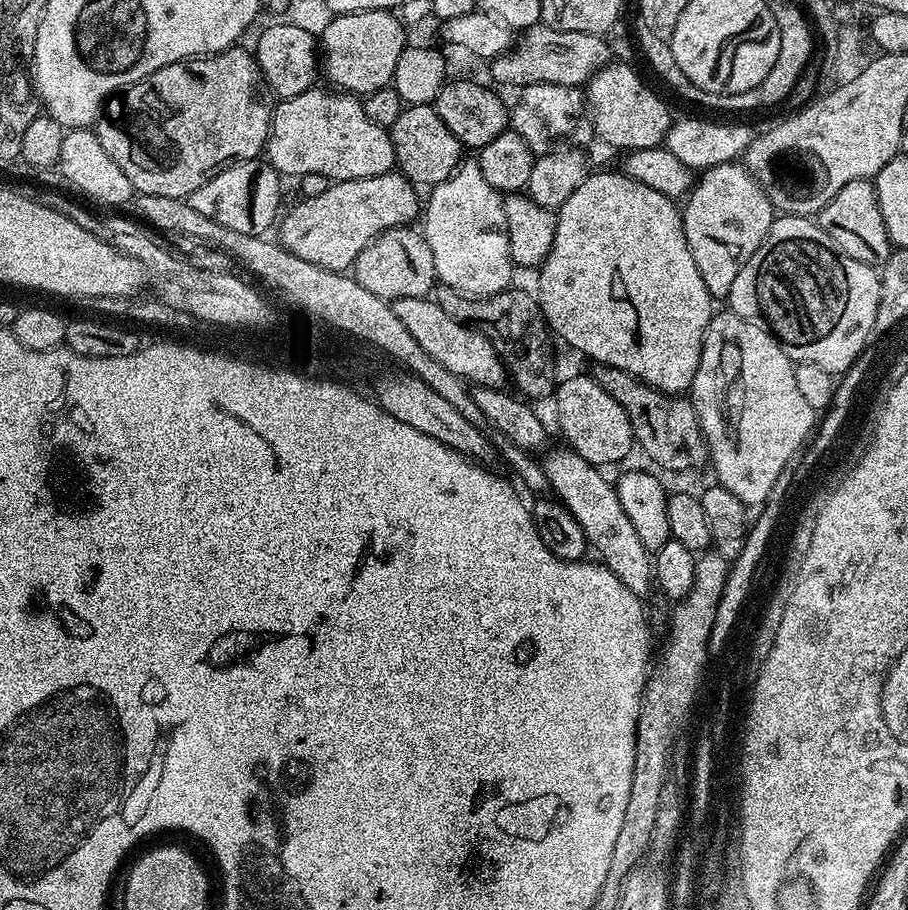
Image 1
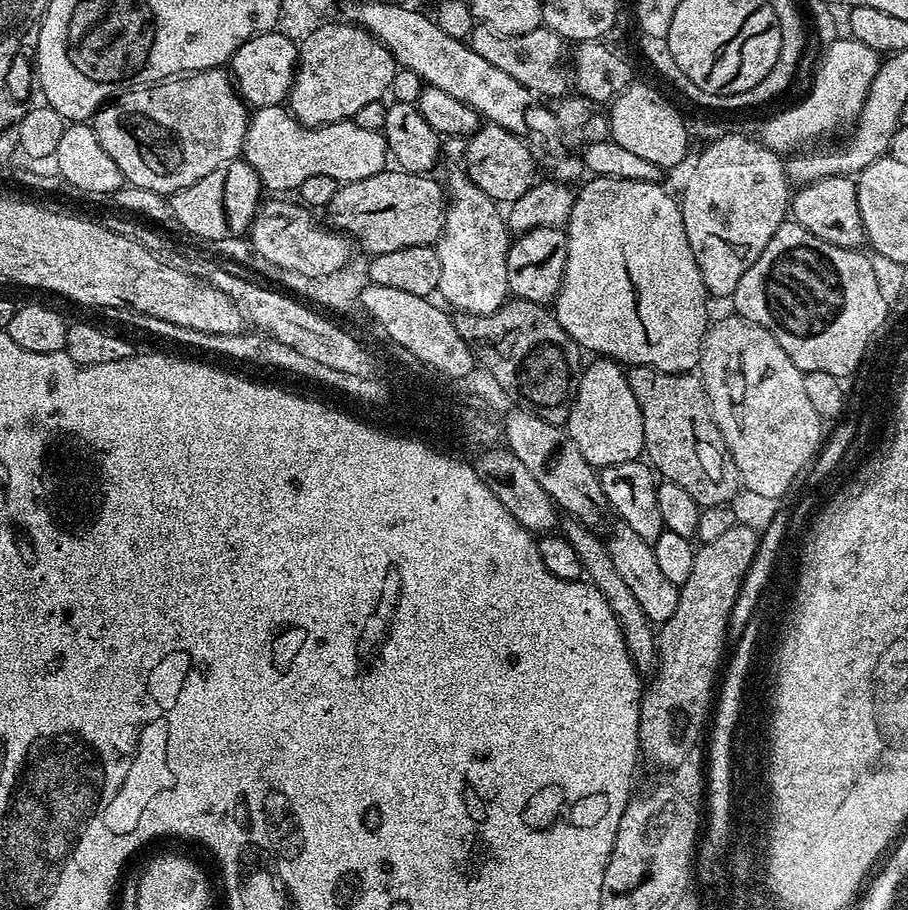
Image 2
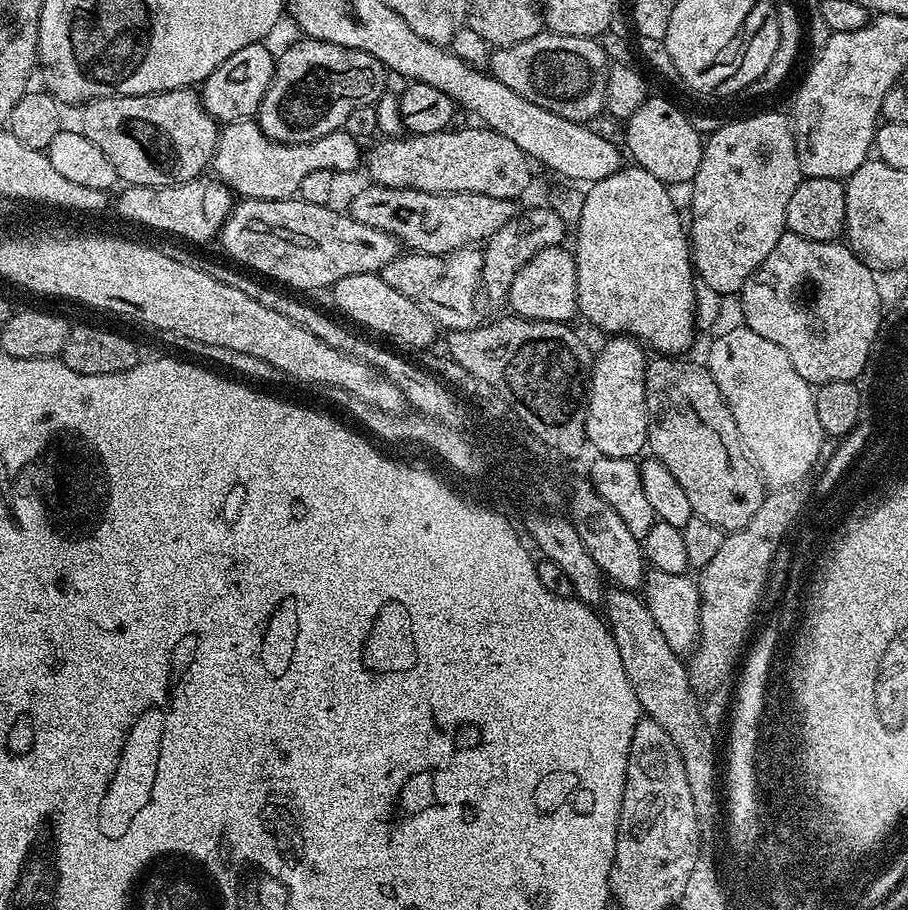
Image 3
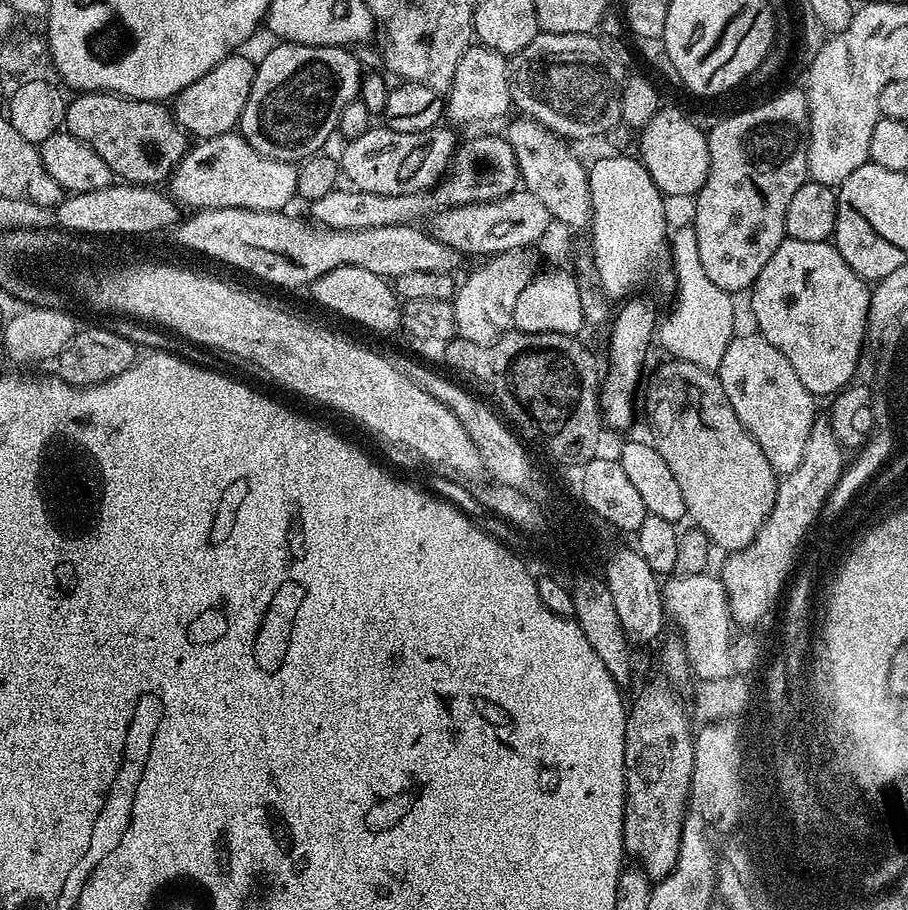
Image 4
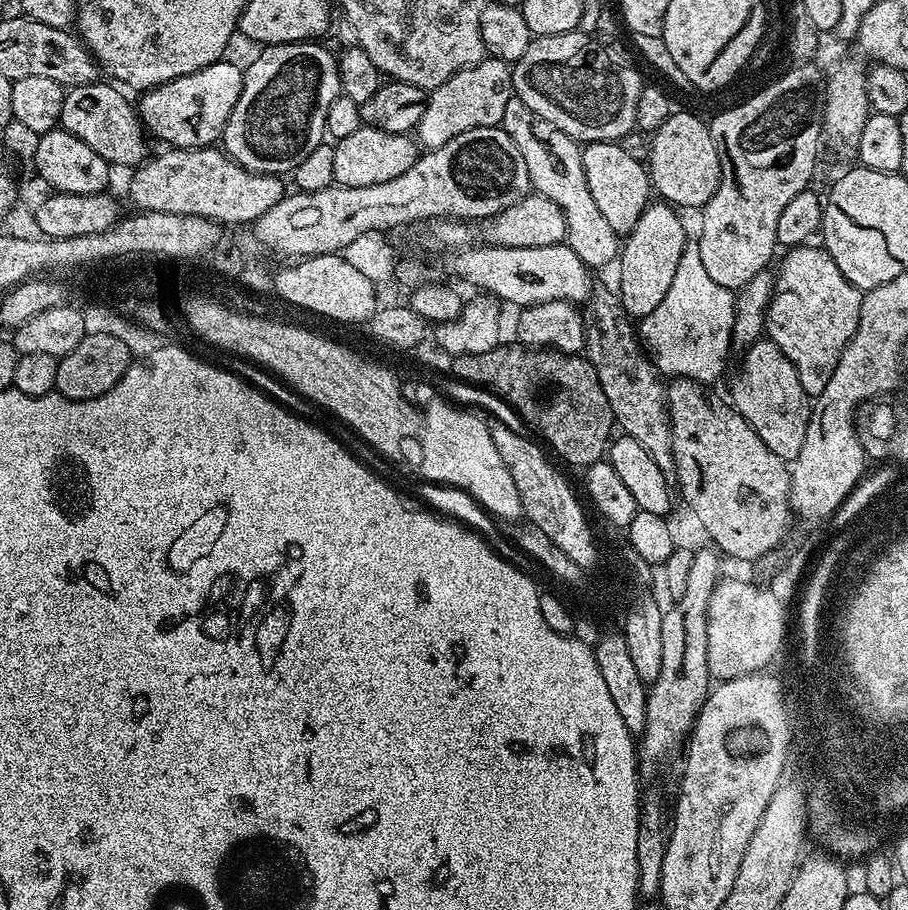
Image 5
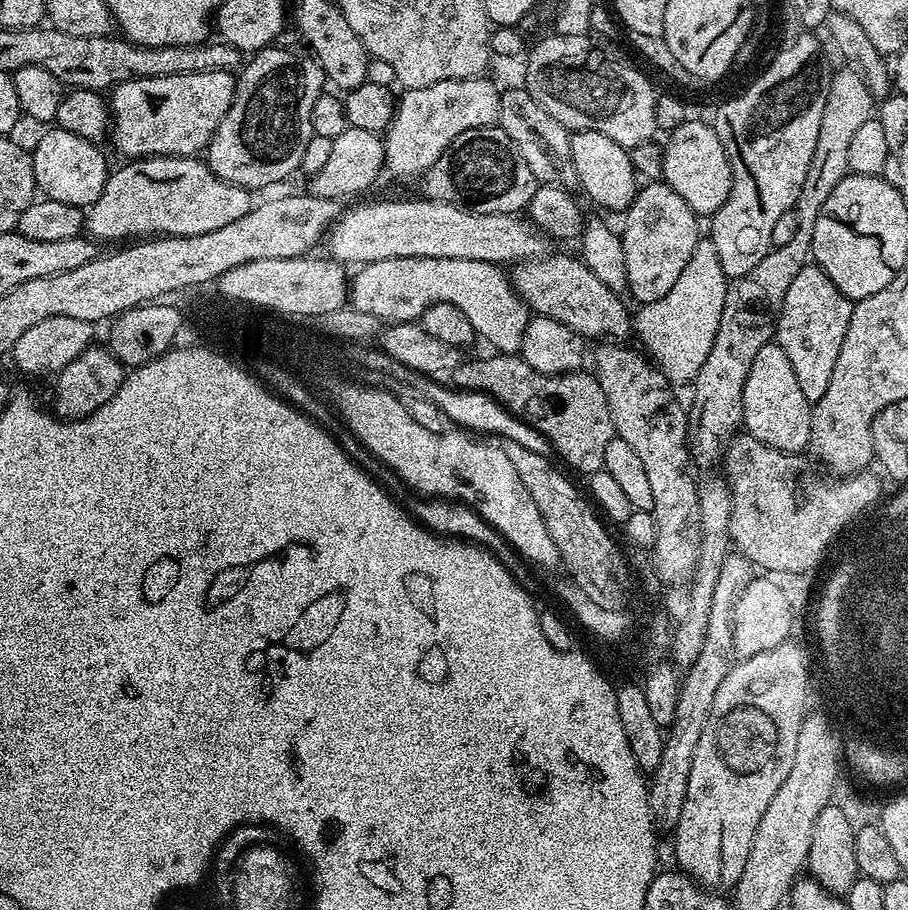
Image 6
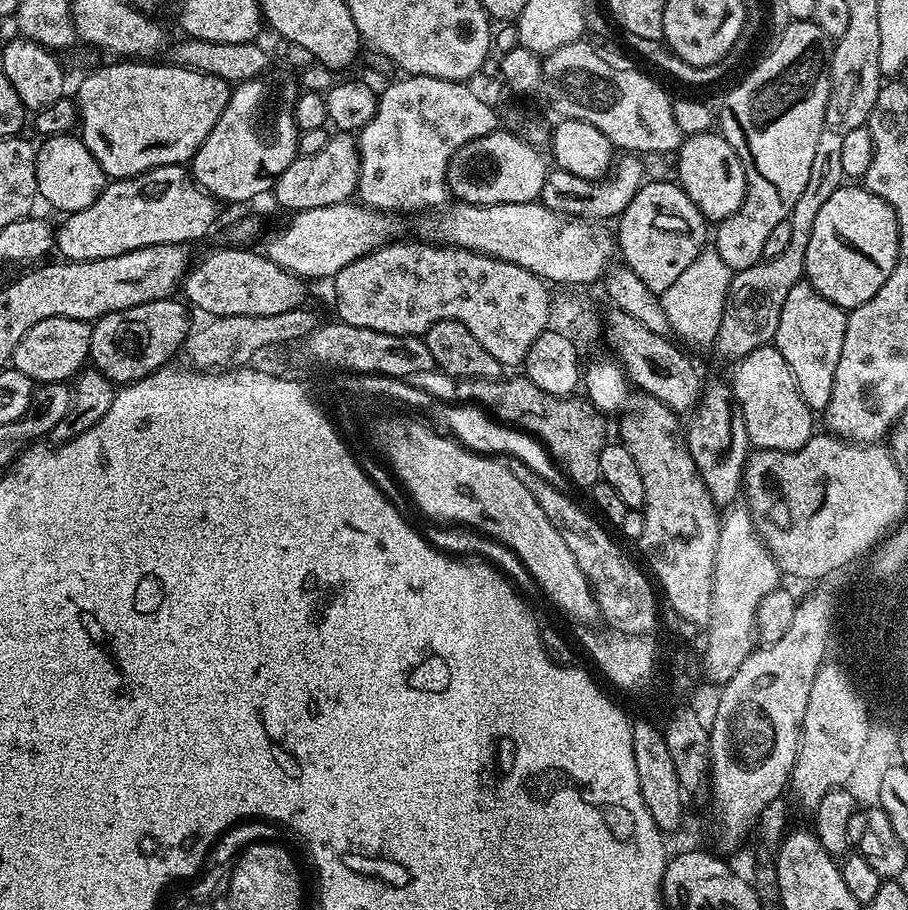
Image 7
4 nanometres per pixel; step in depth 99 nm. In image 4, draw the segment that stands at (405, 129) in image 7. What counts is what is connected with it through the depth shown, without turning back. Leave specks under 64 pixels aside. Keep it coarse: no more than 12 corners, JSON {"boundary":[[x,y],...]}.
{"boundary":[[479,42],[458,58],[446,93],[456,124],[513,107],[510,60]]}

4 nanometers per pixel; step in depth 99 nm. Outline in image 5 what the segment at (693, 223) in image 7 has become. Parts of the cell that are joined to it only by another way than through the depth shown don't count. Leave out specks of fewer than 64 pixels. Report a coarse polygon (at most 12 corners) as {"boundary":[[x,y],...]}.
{"boundary":[[652,202],[622,240],[620,304],[650,314],[670,291],[690,236]]}

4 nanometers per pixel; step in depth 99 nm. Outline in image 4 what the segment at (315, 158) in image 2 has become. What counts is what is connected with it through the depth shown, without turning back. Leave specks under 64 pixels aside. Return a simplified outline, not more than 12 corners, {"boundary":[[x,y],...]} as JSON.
{"boundary":[[239,131],[193,143],[166,188],[181,206],[279,212],[295,163]]}

